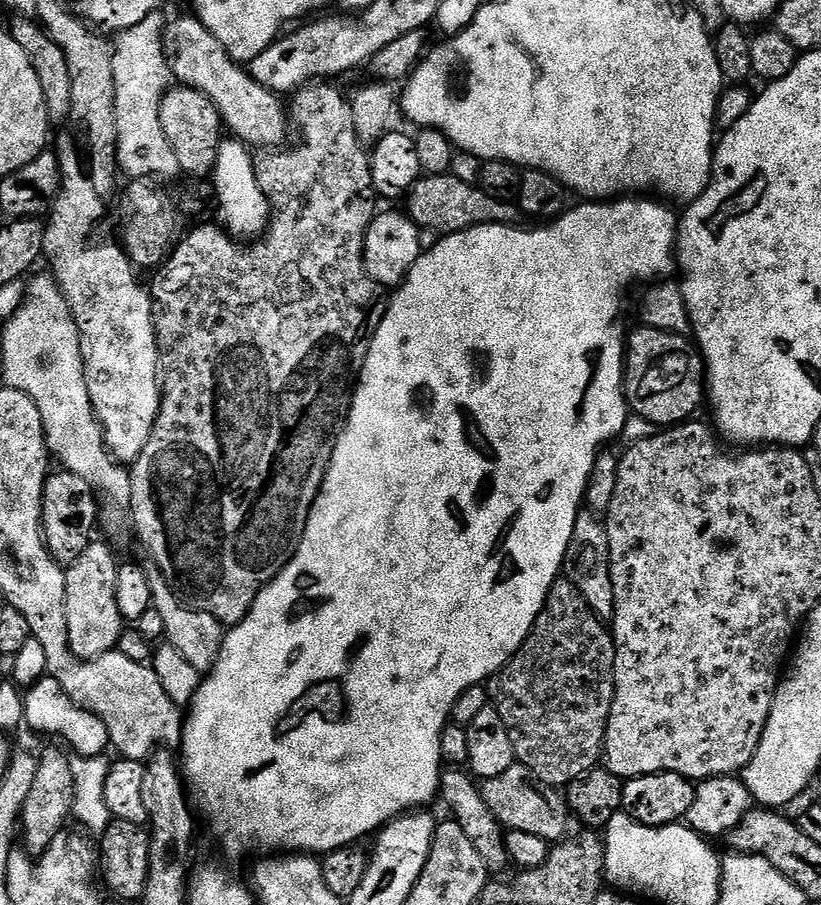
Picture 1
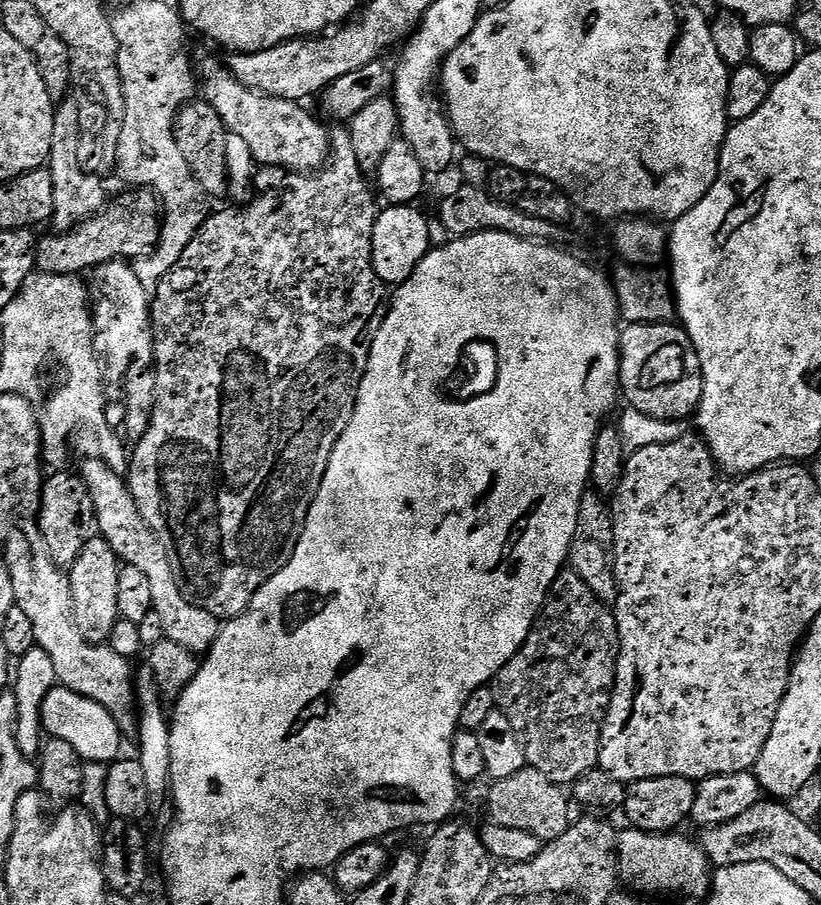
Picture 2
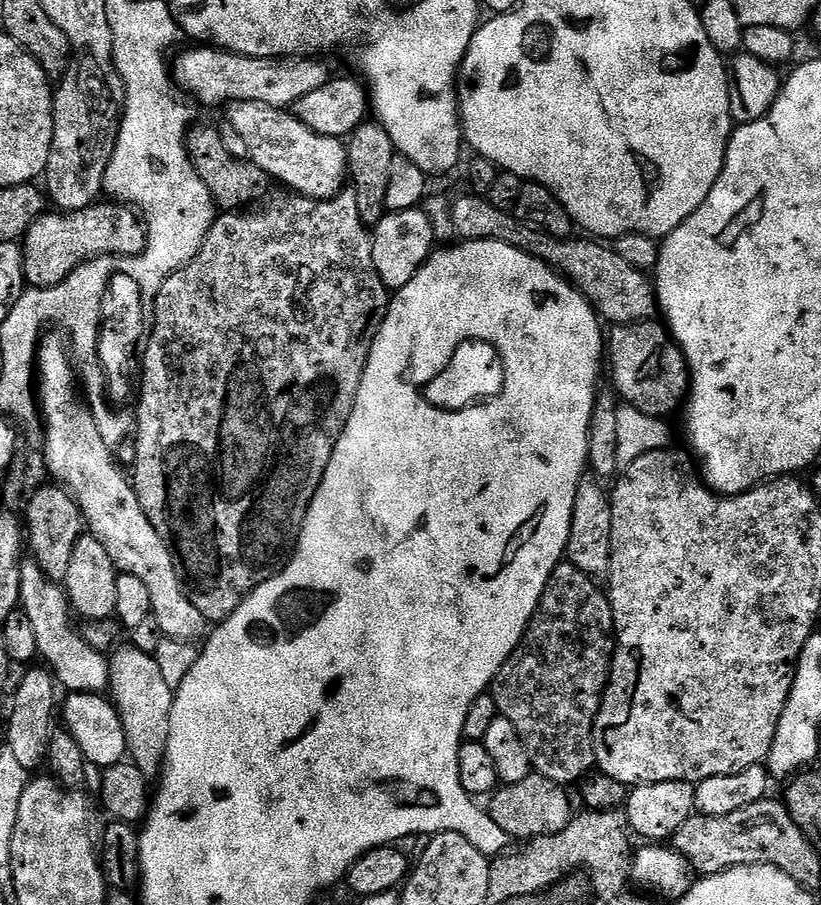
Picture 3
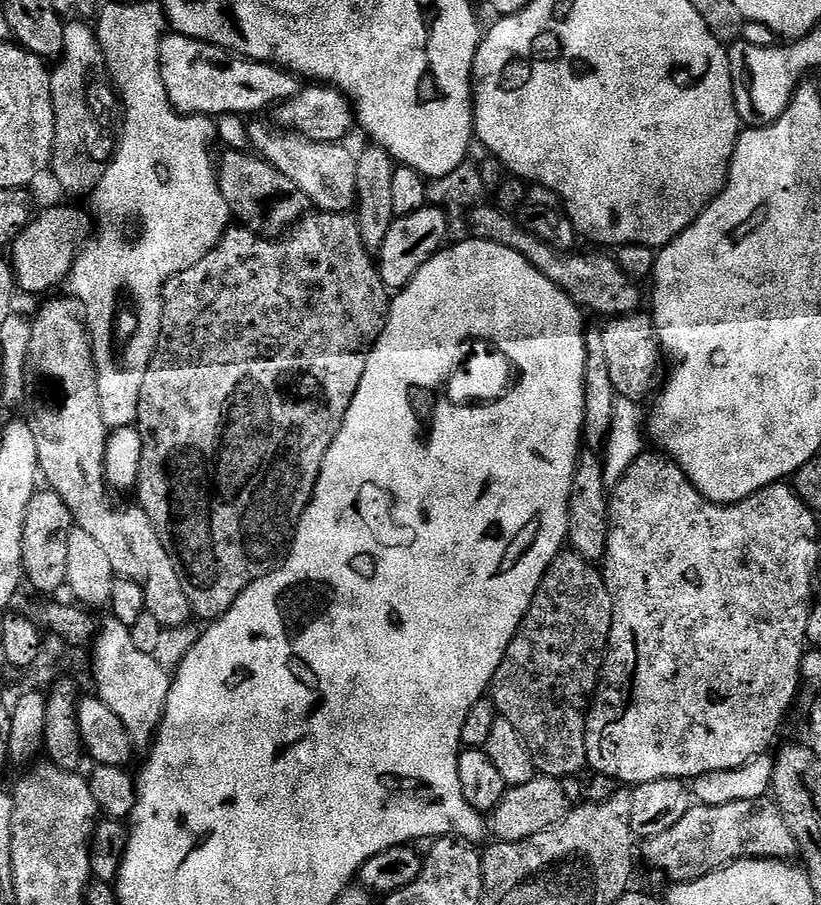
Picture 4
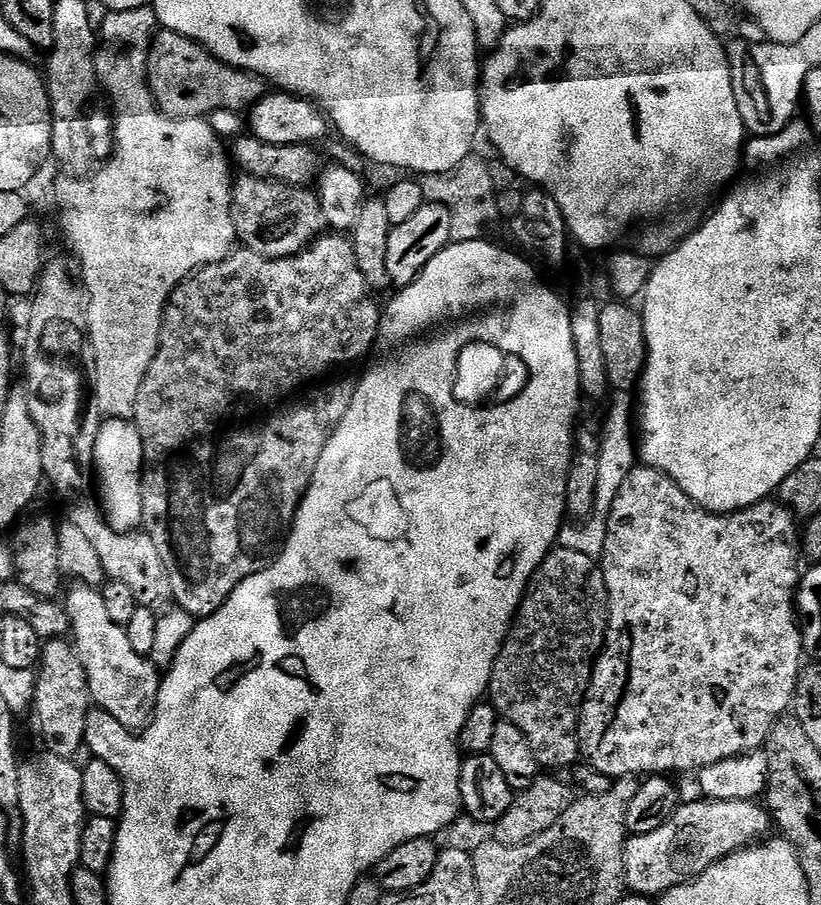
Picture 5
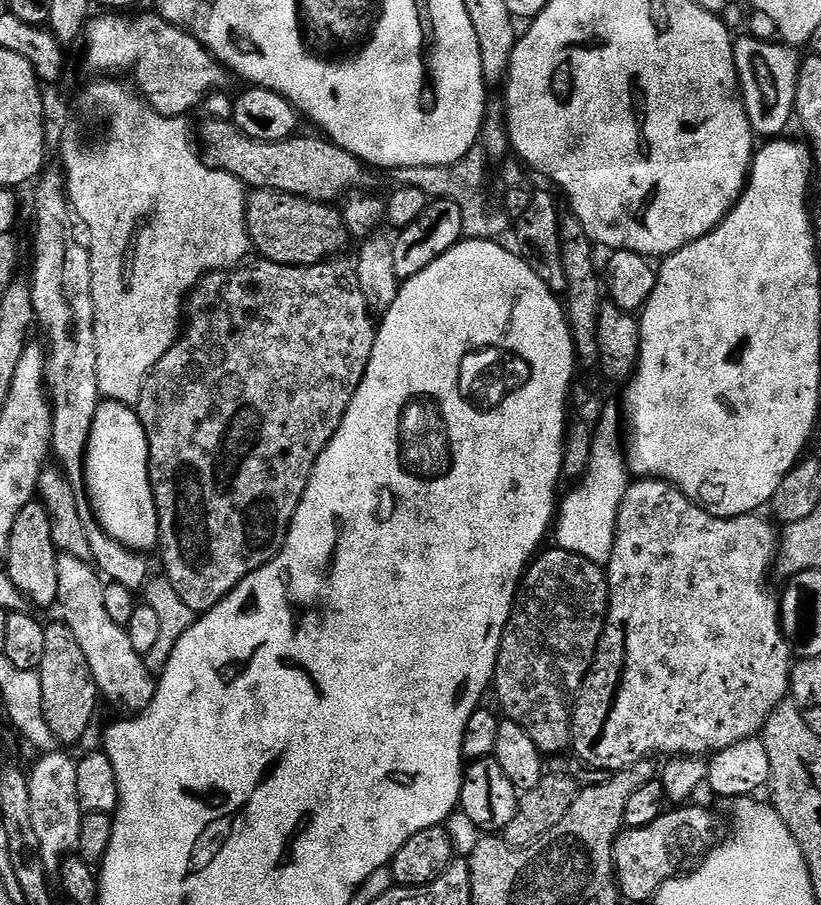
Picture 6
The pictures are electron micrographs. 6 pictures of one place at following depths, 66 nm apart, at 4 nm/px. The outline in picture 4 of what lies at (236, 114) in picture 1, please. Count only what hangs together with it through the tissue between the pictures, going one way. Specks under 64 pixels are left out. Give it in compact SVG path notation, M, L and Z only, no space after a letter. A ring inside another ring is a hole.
M249 123L247 129L248 143L260 159L286 174L315 211L347 213L355 205L356 158L353 149L344 148L348 146L343 143L319 144L275 126L267 128L264 124Z

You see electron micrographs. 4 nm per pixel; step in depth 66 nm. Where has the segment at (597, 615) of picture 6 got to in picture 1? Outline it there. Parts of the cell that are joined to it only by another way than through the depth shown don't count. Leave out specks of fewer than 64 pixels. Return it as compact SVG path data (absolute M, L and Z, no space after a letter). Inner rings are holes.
M566 578L557 579L532 633L508 665L500 669L490 688L491 703L502 722L506 722L506 730L510 730L517 761L525 764L542 783L553 786L569 786L587 775L601 763L615 693L616 642L609 625L590 610L578 586Z

